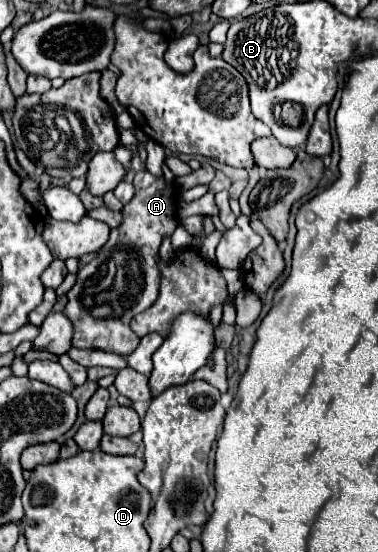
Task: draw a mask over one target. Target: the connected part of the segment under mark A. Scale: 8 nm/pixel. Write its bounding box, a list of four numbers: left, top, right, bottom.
[64,171,178,355]

